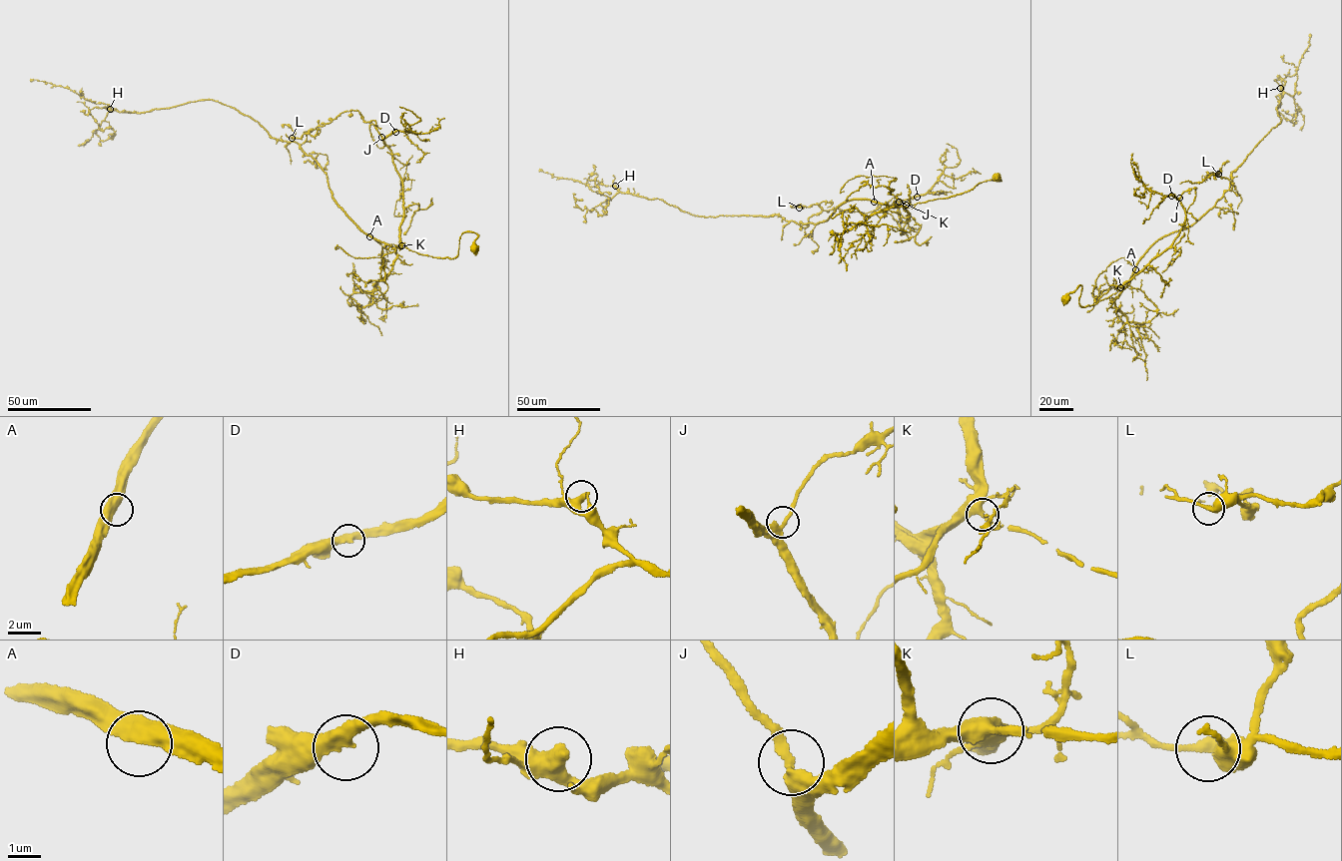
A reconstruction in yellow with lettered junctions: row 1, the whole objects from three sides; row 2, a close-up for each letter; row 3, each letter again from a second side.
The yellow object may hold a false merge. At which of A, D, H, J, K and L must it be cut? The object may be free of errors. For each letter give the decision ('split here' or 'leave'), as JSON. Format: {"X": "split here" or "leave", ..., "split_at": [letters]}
{"A": "leave", "D": "leave", "H": "leave", "J": "leave", "K": "leave", "L": "leave", "split_at": []}

